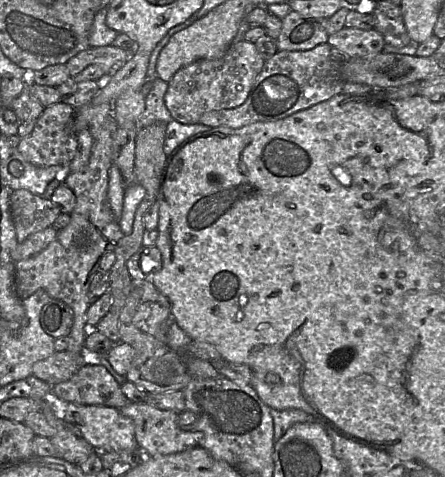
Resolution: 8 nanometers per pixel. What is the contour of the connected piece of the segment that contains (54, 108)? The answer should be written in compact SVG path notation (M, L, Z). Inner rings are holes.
M63 102L45 107L43 113L35 121L31 133L22 138L17 145L23 158L38 167L68 165L77 151L77 138L74 128L75 109Z

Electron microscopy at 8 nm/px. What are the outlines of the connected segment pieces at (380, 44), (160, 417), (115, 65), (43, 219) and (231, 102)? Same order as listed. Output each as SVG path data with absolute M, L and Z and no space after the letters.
M345 27L329 35L327 42L345 58L374 56L382 52L386 44L383 36L374 28L361 30Z
M129 402L119 411L135 424L135 438L144 456L160 456L182 452L199 446L202 431L184 431L172 410L161 410L147 403Z
M115 46L89 47L69 59L65 64L71 78L89 65L99 65L110 75L124 66L131 58L131 51Z
M26 189L12 190L9 201L18 243L52 226L61 213L60 208L51 200Z
M245 40L232 44L221 58L192 62L179 69L168 82L164 97L167 109L174 120L195 124L207 112L238 107L247 99L264 62L255 44Z

